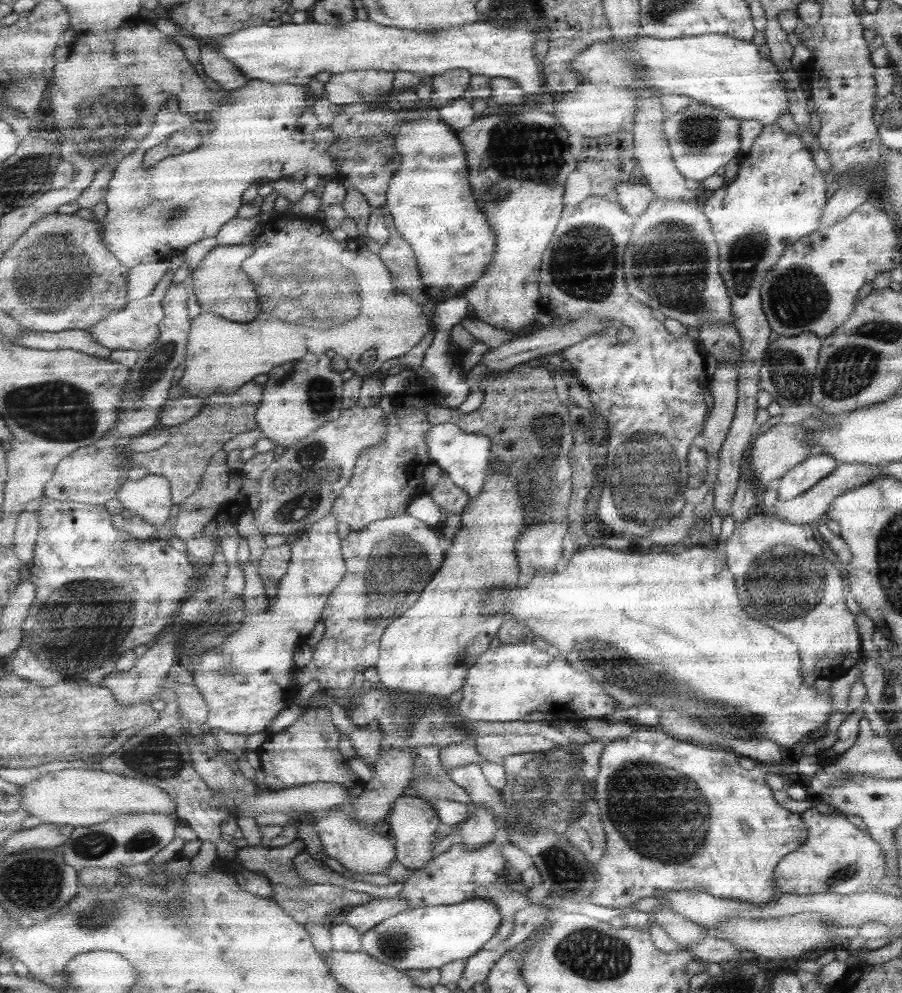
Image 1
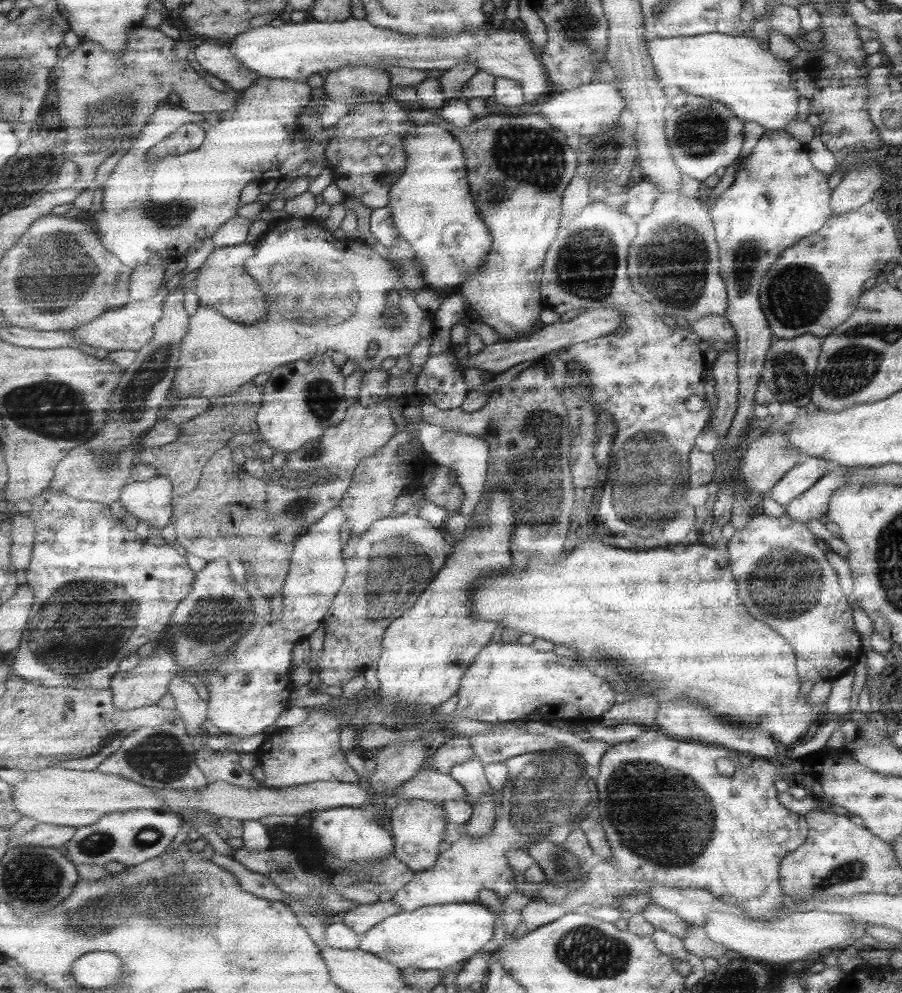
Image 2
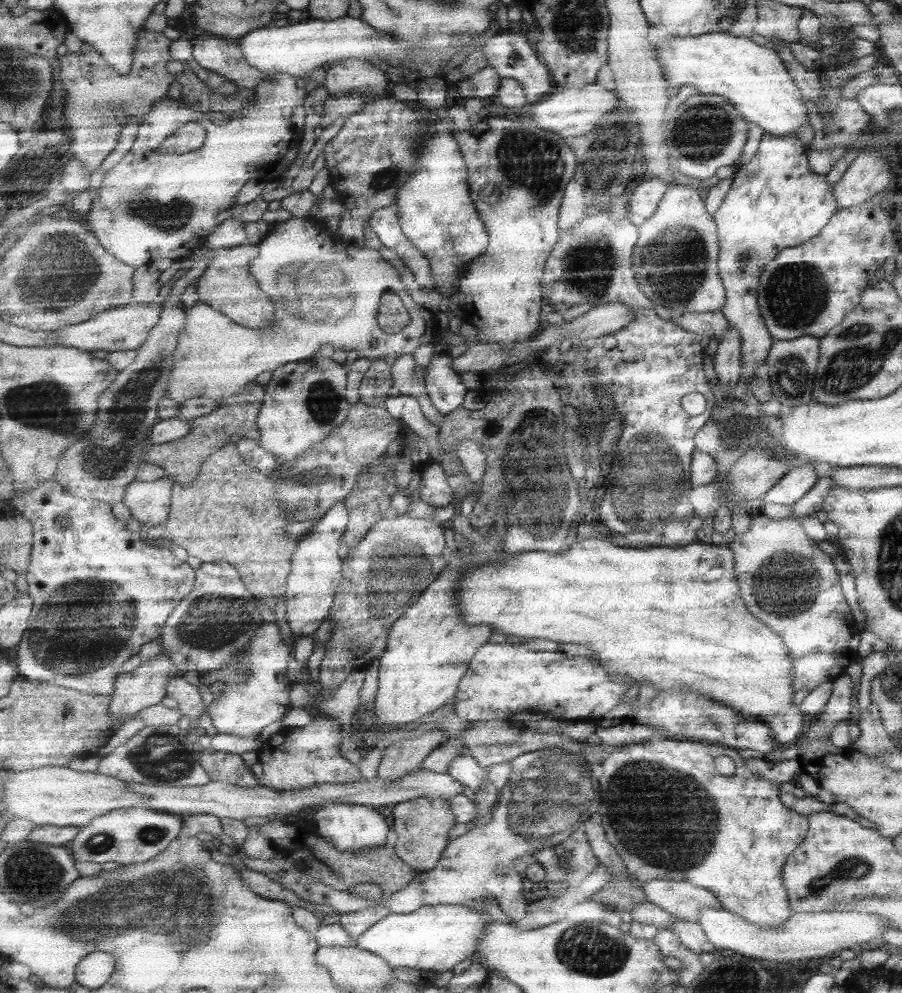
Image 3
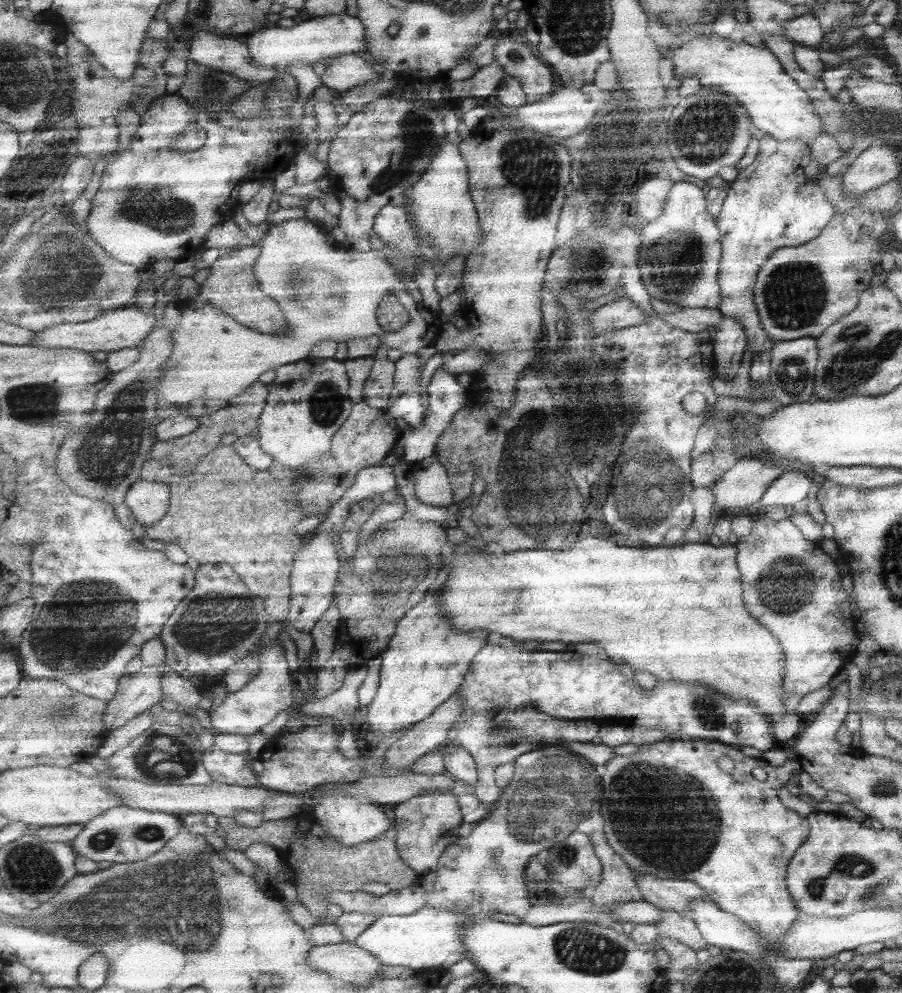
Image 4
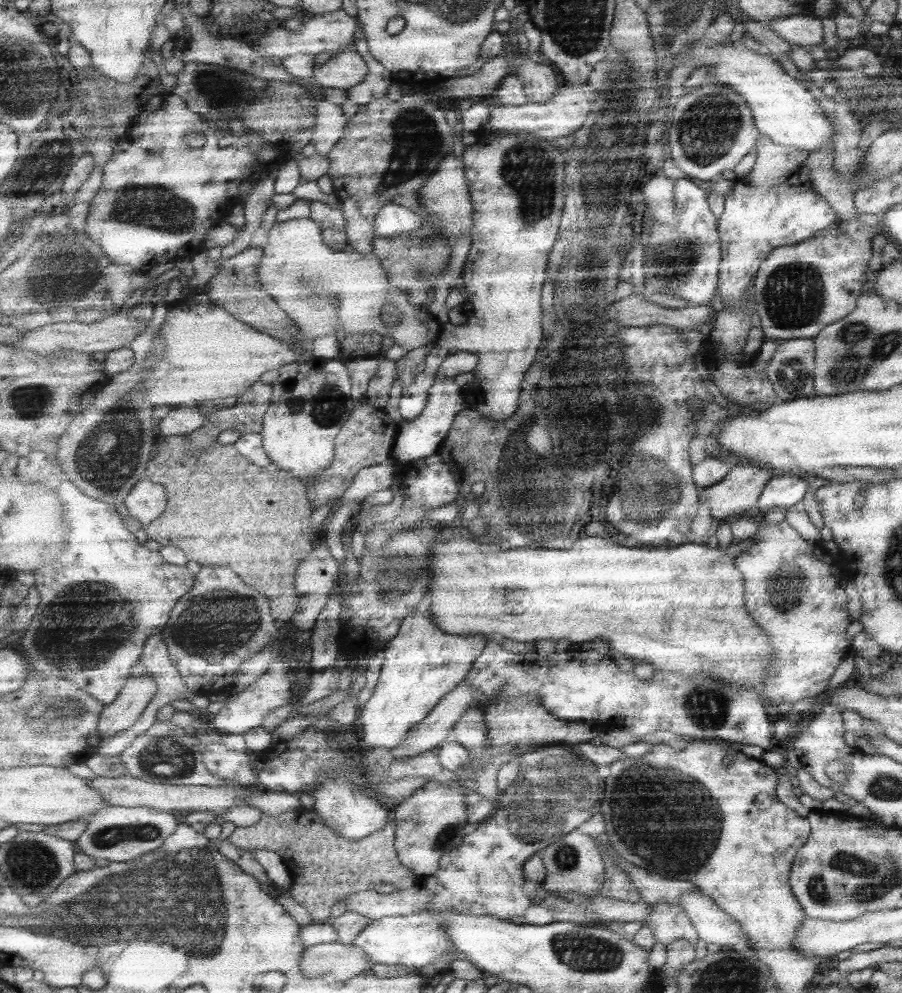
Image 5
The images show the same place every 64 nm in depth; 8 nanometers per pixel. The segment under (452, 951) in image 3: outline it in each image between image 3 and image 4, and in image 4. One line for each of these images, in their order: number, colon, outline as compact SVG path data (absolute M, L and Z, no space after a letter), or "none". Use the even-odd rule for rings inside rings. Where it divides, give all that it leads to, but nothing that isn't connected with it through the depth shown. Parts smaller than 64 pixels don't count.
4: M423 908L417 914L411 916L385 916L377 918L377 922L367 928L359 938L357 946L365 948L367 952L375 954L383 966L391 968L409 968L415 972L423 970L447 970L449 966L469 958L469 950L465 948L461 936L461 930L465 928L467 916L461 916L453 910L435 910L435 908Z

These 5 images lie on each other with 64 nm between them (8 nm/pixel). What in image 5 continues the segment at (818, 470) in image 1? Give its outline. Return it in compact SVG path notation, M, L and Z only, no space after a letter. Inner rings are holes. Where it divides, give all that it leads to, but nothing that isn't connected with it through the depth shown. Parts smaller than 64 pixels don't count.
M773 476L761 490L755 506L761 514L769 510L795 508L795 504L801 502L805 490L809 490L807 484L797 476Z

